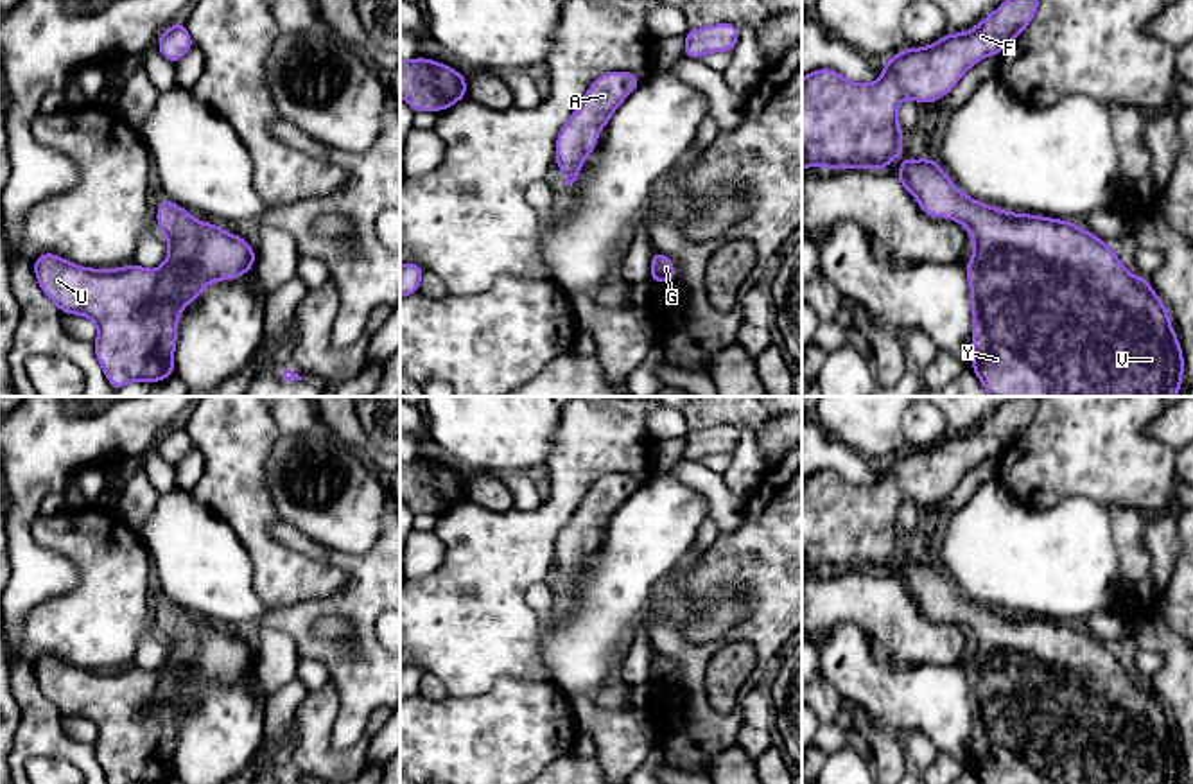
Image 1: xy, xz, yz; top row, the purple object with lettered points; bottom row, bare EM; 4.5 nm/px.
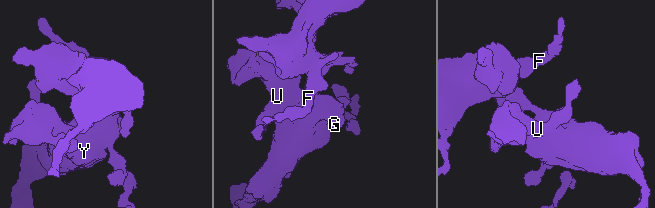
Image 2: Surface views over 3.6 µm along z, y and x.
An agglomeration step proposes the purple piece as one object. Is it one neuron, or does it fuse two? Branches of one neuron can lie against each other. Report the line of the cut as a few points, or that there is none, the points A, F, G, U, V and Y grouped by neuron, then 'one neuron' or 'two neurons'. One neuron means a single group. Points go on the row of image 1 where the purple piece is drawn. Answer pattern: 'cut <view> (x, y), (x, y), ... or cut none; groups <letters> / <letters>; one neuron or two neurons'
cut none; groups A F G U V Y; one neuron

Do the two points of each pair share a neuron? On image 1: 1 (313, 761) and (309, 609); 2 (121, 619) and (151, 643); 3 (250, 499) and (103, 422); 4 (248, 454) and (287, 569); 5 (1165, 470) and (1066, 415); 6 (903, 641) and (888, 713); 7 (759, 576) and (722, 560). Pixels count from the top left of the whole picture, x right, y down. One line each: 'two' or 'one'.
1: two
2: two
3: two
4: one
5: one
6: two
7: one

